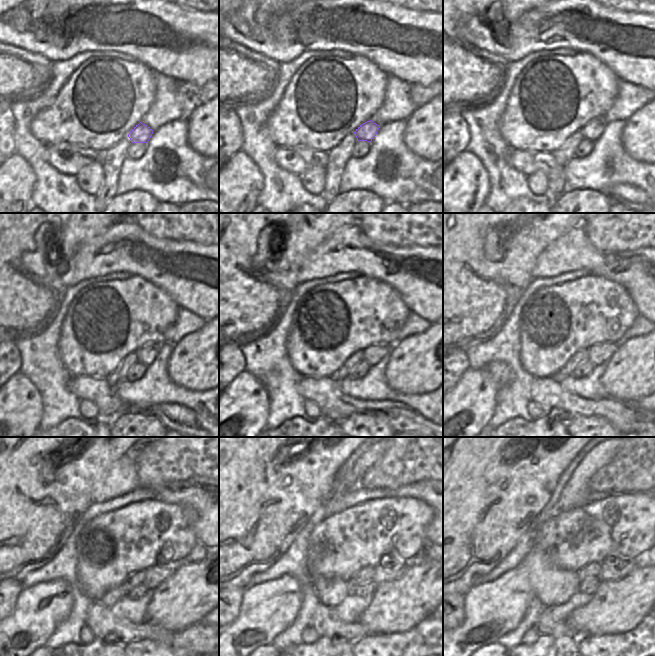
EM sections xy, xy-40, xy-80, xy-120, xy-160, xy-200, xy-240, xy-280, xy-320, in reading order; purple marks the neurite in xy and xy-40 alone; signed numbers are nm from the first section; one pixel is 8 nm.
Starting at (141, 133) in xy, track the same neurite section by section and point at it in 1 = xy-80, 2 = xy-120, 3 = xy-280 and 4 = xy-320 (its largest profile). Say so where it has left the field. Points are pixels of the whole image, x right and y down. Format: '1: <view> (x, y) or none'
1: xy-80 (592, 131)
2: xy-120 (146, 354)
3: xy-280 (381, 574)
4: xy-320 (626, 566)

